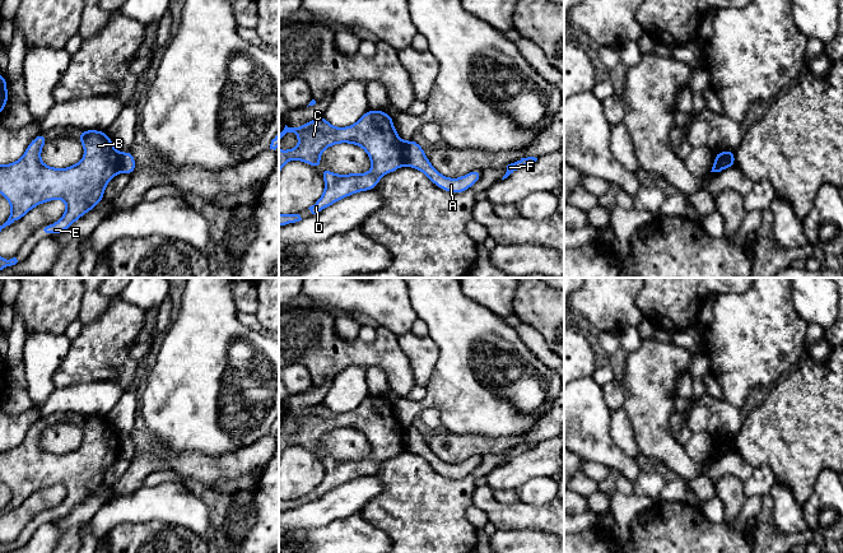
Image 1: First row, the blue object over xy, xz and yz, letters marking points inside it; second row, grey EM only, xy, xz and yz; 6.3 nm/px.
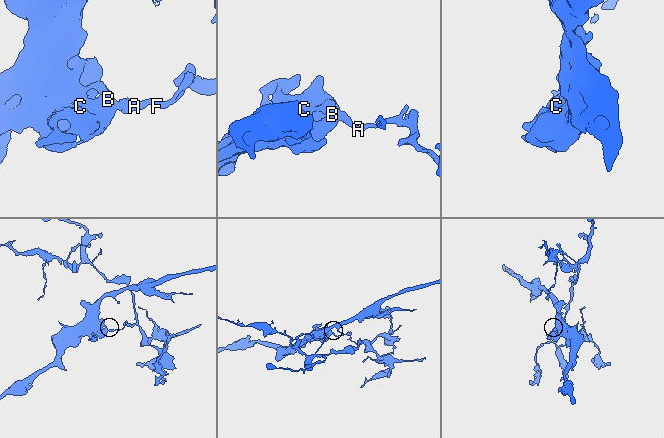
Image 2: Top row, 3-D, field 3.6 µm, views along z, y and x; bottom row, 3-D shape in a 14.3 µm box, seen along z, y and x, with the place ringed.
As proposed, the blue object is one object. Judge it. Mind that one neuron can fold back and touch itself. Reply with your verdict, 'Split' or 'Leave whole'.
Split

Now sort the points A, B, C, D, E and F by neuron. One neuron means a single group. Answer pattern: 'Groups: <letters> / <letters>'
Groups: A F / B C D E

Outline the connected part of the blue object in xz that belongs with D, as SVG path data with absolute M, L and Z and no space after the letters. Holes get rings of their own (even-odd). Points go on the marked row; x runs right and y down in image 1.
M368 110L354 125L335 127L326 116L311 120L301 127L288 127L279 134L279 140L287 133L295 133L299 144L289 150L279 149L279 176L283 166L289 161L303 161L318 167L325 180L322 196L308 209L312 214L335 204L336 201L359 191L374 190L381 175L388 175L405 164L404 145L393 126L393 118L386 111ZM349 143L362 147L373 169L367 173L336 175L321 167L322 152L335 144Z

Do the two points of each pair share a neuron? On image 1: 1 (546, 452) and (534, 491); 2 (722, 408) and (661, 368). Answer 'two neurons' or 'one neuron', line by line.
1: two neurons
2: two neurons

